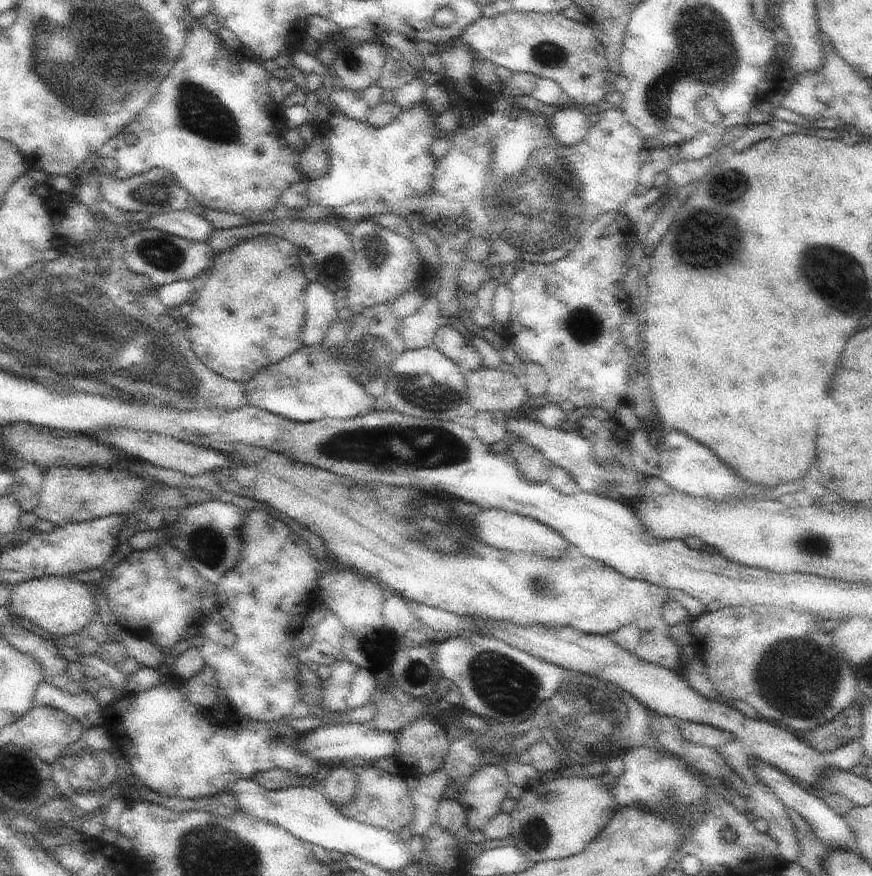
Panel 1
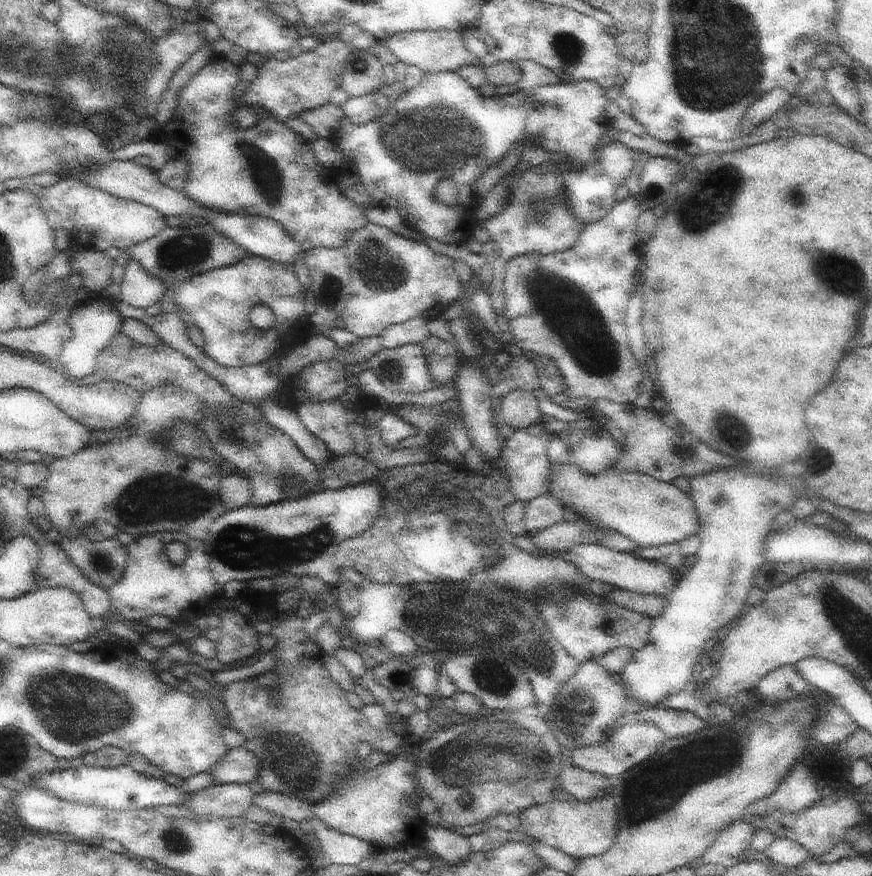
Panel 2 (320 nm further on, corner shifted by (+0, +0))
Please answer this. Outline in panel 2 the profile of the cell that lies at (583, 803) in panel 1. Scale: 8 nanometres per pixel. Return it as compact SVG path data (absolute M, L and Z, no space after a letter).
M610 793L589 801L576 799L562 802L555 798L549 803L528 807L519 814L518 820L526 833L576 859L604 854L612 848L618 836L617 810Z

